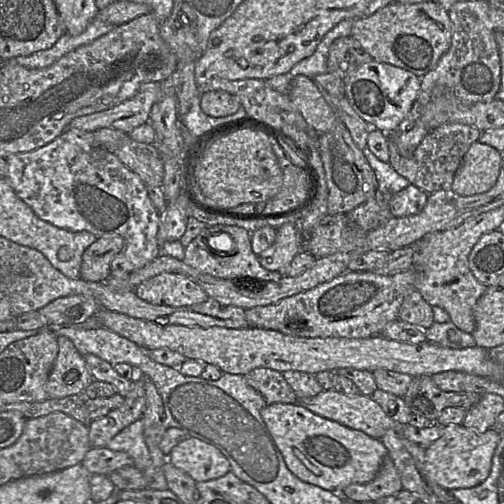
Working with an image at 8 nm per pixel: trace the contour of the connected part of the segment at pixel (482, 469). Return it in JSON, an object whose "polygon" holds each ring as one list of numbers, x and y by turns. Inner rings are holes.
{"polygon":[[450,424,442,427,441,436,425,451,423,476,447,489,471,488,482,483,489,475,492,457,501,433,495,428,478,432,462,424]]}

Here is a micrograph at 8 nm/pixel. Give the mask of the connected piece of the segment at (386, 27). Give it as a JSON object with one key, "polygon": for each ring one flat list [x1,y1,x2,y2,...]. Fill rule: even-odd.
{"polygon":[[393,2,372,15,355,19,350,36,374,61,391,64,422,78,450,48,452,23,448,11,435,2]]}

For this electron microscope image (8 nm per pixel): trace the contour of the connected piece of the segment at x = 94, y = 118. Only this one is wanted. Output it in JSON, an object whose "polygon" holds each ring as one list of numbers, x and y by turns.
{"polygon":[[148,82,133,97,108,110,77,117,69,123,68,128,90,132,111,128,129,134,149,122,152,106,160,99,161,82]]}

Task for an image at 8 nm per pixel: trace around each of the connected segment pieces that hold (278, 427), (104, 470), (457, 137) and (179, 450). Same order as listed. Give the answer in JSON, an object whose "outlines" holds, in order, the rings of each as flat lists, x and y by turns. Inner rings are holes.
{"outlines":[[[299,403,267,404,261,410,261,416,290,472,306,483,338,493,340,496,342,496,342,490,350,484,371,481,379,471,384,459,388,456,388,450,380,439,370,437,360,430,351,429,333,420,321,417]],[[96,447,88,451,81,464,92,475,109,475,118,468,133,466,133,459,125,452]],[[443,124,429,131,410,157,402,156,397,146,389,137,388,163,398,174,427,194,440,190,450,190,463,157,470,146,478,141,481,133,482,131,479,129,465,124]],[[194,437,178,443,167,456,167,461,186,472,195,482,214,480,231,471,228,459,218,448]]]}

